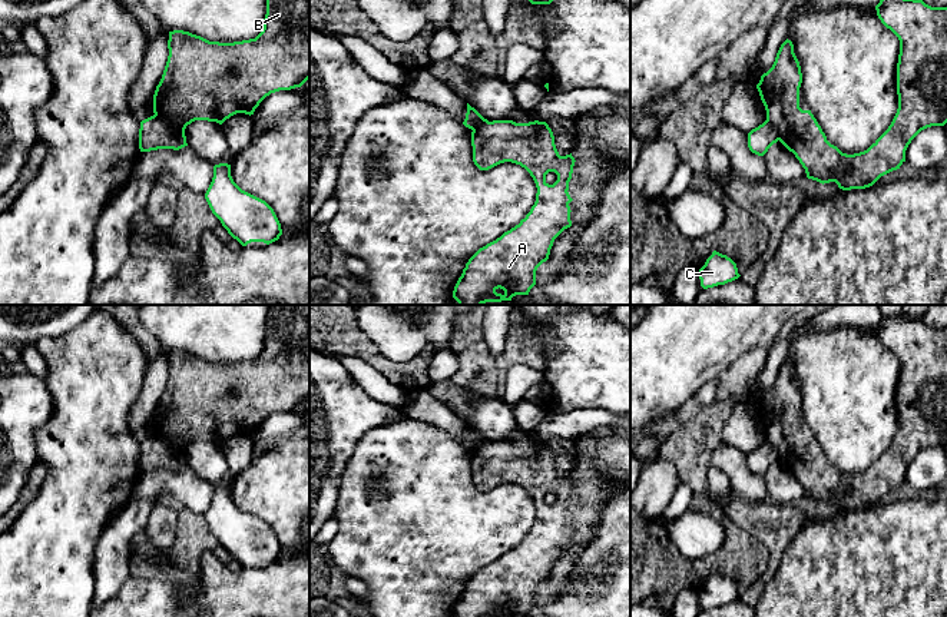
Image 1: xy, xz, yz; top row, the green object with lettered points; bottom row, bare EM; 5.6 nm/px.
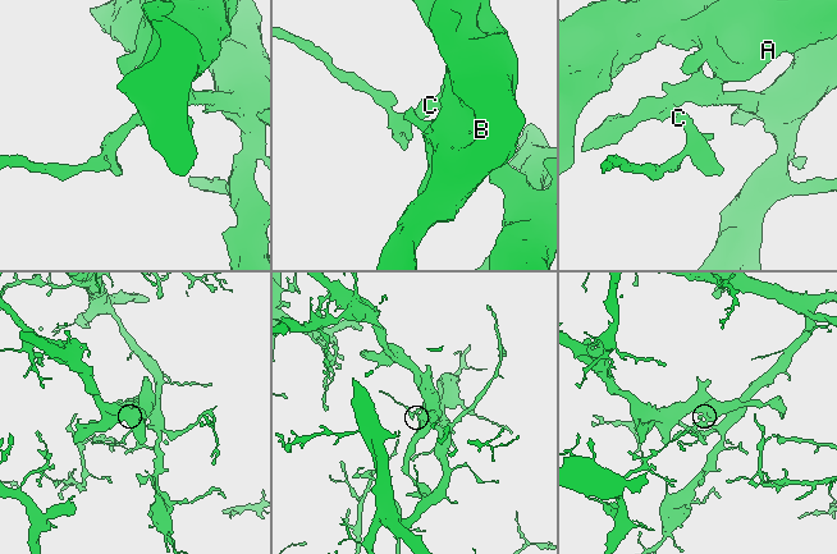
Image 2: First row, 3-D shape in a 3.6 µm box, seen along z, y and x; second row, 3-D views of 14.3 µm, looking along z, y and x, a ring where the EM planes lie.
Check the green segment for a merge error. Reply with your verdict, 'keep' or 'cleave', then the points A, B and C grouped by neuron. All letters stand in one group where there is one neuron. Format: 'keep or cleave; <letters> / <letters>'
keep; A B C

